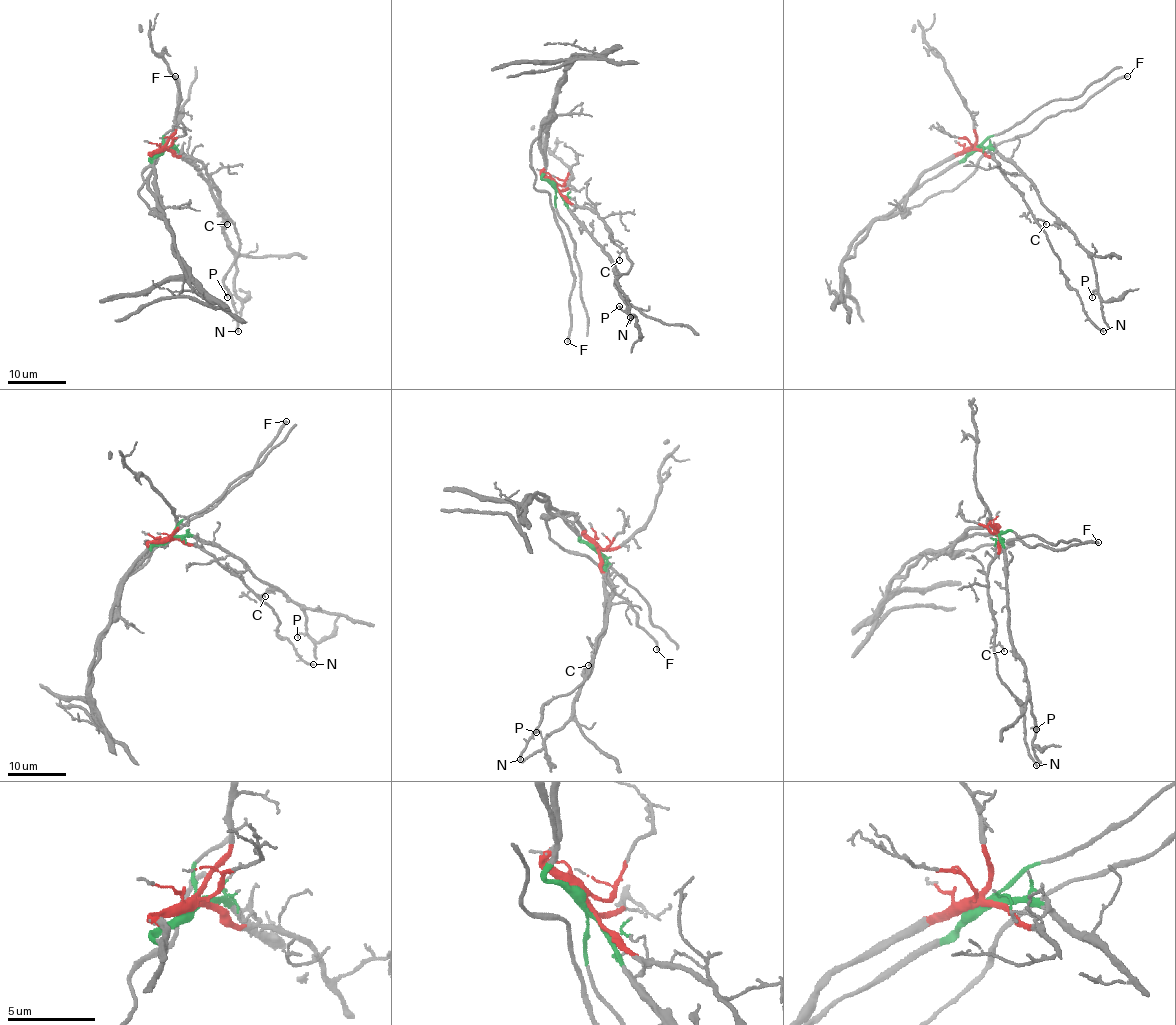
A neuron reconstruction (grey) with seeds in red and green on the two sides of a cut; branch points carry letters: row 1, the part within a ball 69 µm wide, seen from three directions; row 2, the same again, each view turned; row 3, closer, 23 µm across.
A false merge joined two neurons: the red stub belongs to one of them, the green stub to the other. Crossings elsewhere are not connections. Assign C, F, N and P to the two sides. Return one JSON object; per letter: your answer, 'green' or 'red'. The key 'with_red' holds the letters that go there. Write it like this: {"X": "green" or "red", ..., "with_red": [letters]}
{"C": "red", "F": "red", "N": "red", "P": "green", "with_red": ["C", "F", "N"]}

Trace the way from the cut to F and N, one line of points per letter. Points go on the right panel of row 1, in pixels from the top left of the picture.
F: (973, 149), (929, 168), (906, 208), (953, 191), (988, 152), (1128, 76)
N: (973, 149), (991, 156), (1020, 194), (1059, 260), (1066, 283), (1077, 292), (1084, 313), (1103, 331)

